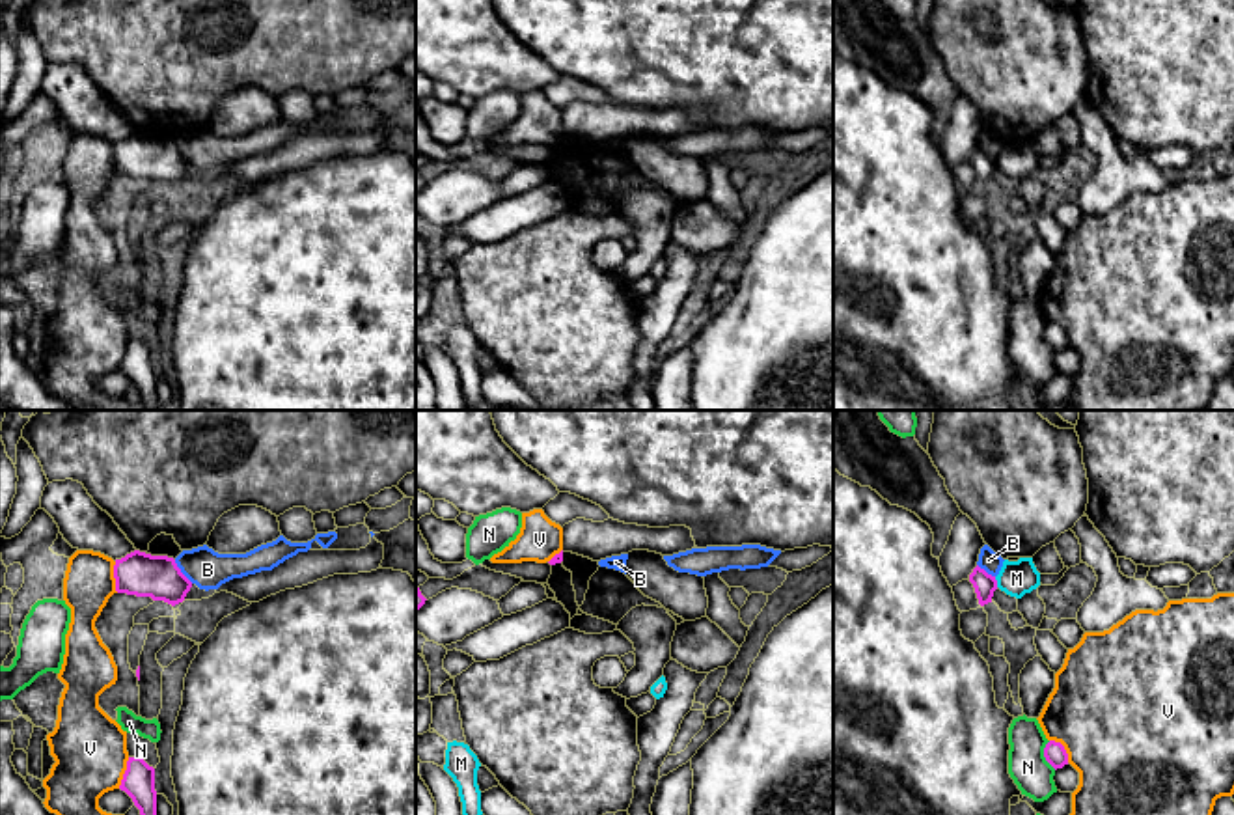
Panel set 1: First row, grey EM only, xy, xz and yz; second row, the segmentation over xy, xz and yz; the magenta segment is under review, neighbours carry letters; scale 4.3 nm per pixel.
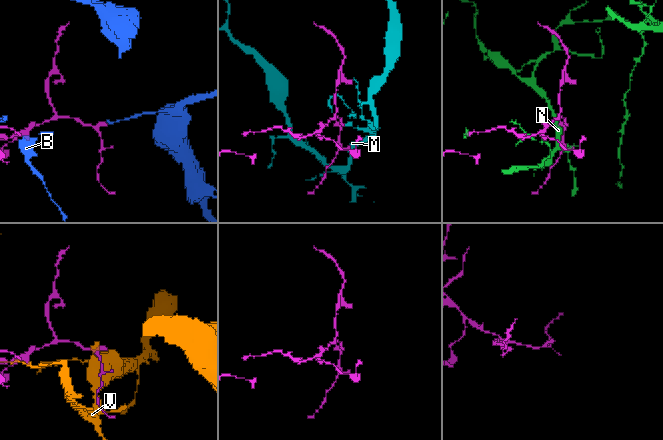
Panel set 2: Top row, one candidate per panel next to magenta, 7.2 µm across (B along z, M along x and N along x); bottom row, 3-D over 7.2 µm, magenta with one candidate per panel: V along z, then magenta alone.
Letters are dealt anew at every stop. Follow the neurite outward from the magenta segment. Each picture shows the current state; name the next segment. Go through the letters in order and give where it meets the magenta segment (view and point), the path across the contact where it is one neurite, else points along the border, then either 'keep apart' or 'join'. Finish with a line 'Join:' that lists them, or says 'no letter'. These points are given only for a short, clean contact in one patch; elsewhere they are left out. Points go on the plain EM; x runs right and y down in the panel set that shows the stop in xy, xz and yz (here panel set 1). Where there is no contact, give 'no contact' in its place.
B: xy (179, 153) | along xy (174, 142), (192, 165) | keep apart
M: yz (996, 165) | along yz (994, 159), (998, 168) | keep apart
N: yz (1044, 338) | keep apart
V: xy (114, 159) | keep apart
Join: no letter

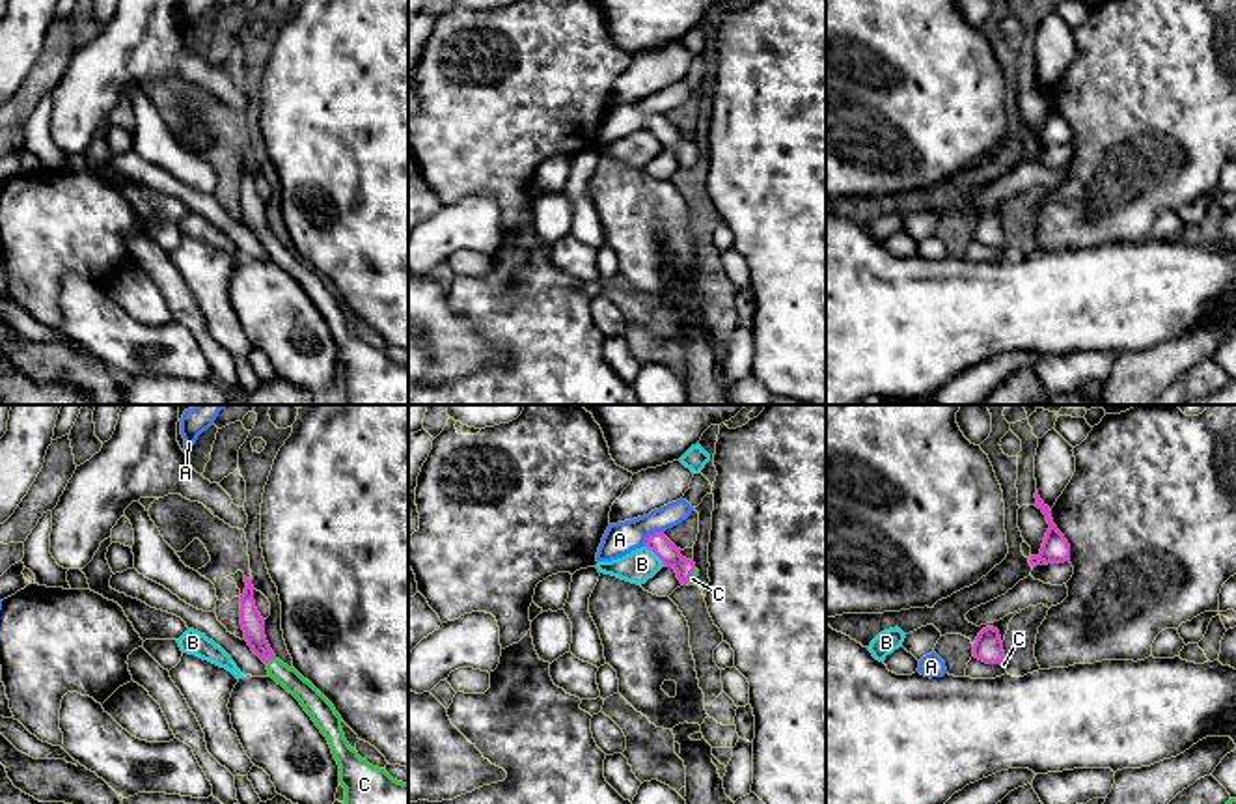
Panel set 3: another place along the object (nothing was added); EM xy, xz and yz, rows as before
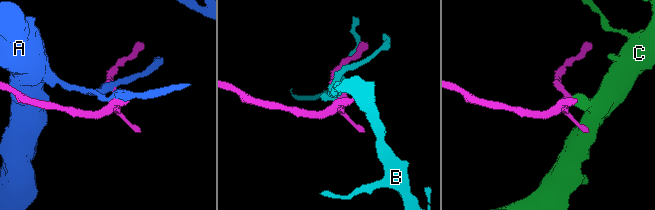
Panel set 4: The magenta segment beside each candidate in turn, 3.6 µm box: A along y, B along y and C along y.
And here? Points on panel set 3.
A: xz (651, 118) | keep apart
B: xz (657, 137) | keep apart
C: xy (269, 241) | across xy (252, 206), (254, 219), (269, 241), (310, 280) | join
Join: C

